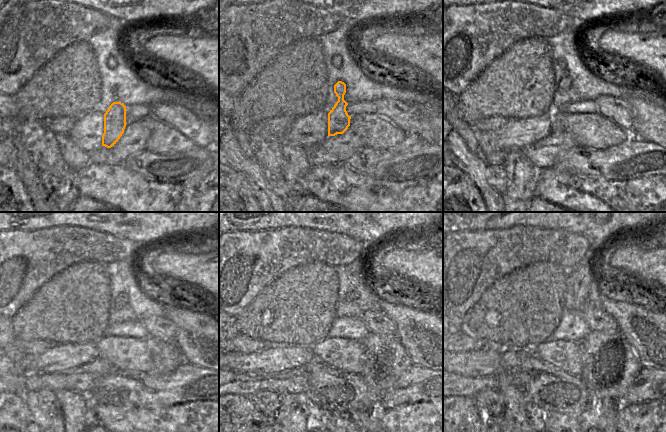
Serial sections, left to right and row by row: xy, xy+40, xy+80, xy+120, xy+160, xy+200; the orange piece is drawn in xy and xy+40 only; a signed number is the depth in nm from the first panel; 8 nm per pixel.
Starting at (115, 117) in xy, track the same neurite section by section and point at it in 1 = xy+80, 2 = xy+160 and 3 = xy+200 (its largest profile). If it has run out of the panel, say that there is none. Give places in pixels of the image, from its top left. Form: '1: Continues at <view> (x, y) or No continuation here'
1: Continues at xy+80 (565, 83)
2: Continues at xy+160 (351, 295)
3: Continues at xy+200 (585, 283).

